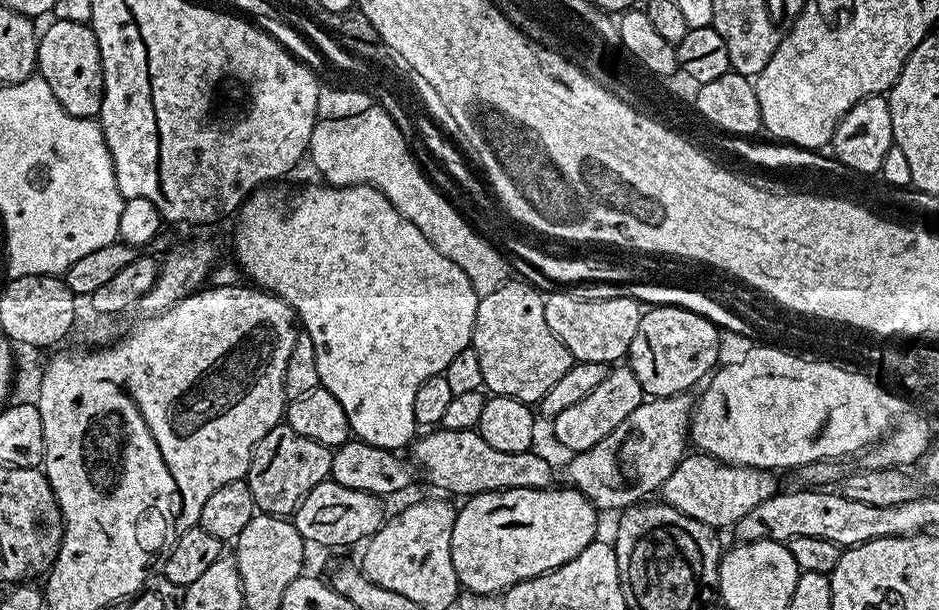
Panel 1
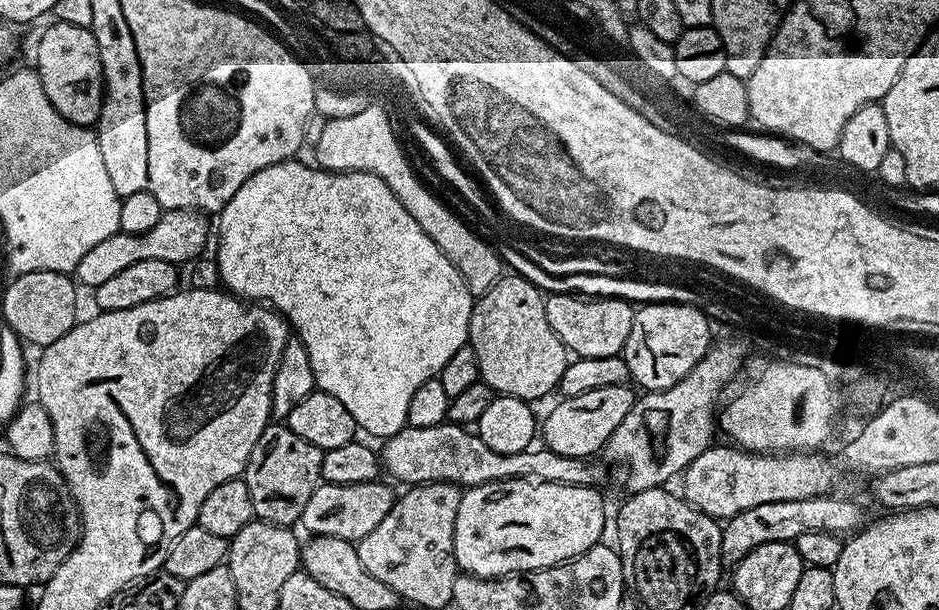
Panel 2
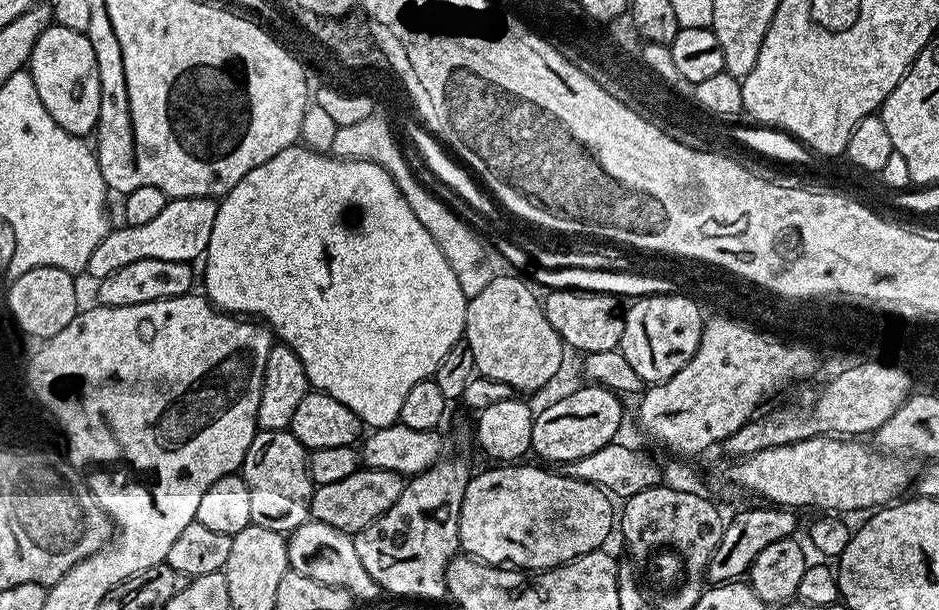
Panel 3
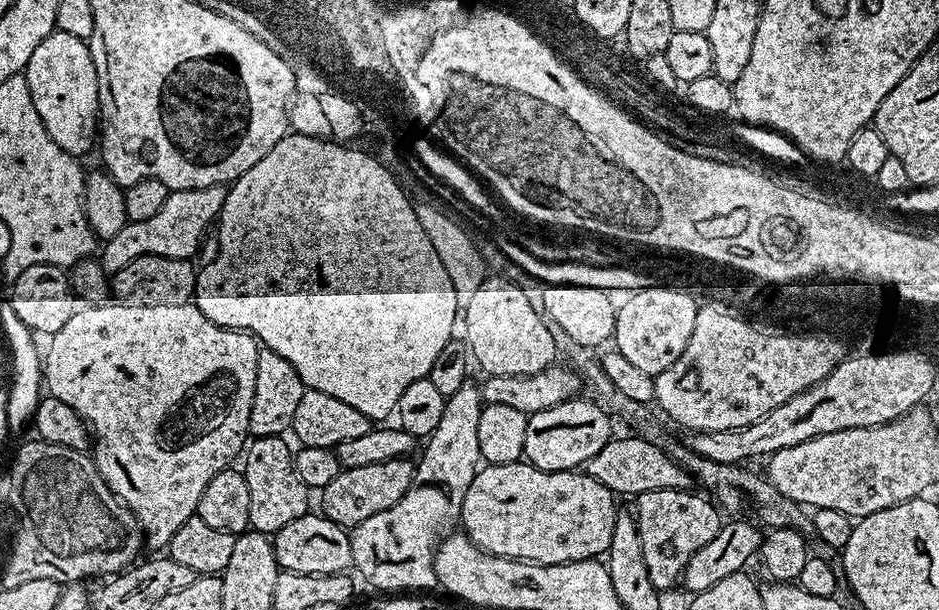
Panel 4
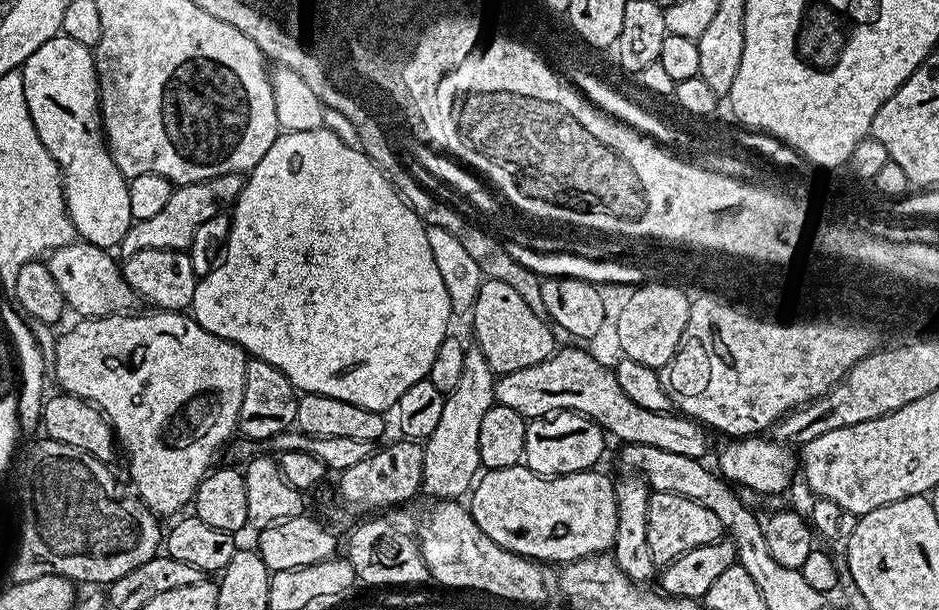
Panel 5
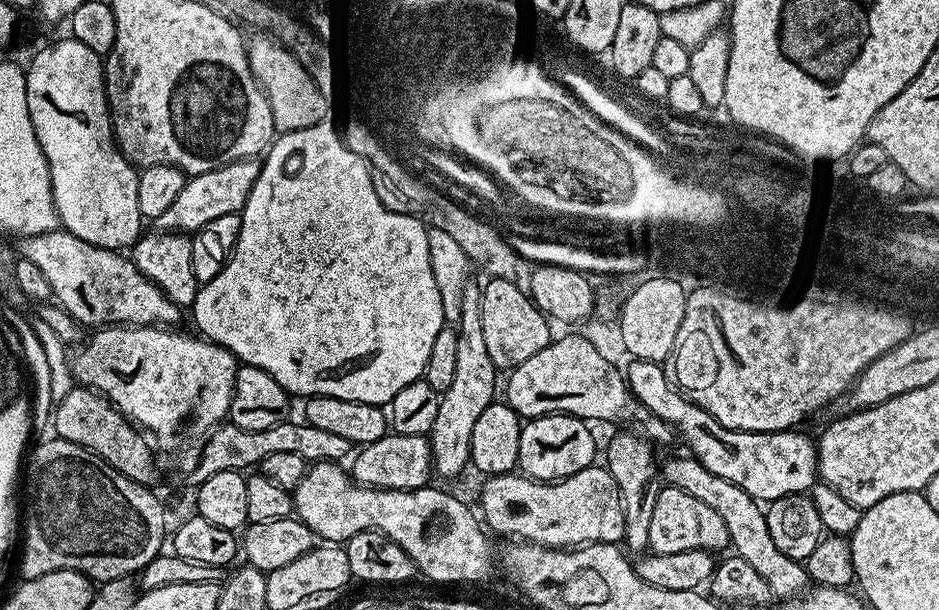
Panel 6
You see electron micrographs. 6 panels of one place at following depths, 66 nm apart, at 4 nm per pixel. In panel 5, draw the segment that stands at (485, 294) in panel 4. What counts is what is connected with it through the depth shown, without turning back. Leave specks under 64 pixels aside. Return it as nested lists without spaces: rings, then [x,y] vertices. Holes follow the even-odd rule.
[[[485,279],[478,290],[478,298],[474,302],[474,326],[472,335],[475,347],[480,349],[480,353],[490,362],[493,373],[503,374],[514,370],[526,370],[526,366],[534,366],[546,358],[550,358],[556,351],[558,345],[554,340],[554,335],[549,328],[549,321],[543,321],[537,317],[526,306],[526,301],[517,293],[513,287],[498,280]]]

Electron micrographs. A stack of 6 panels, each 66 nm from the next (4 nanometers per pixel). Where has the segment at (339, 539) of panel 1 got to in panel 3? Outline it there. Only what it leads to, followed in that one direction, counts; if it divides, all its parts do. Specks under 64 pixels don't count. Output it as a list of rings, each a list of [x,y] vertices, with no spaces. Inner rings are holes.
[[[361,467],[350,474],[350,478],[326,482],[313,491],[311,519],[326,522],[326,526],[334,526],[334,530],[355,534],[386,514],[386,510],[390,510],[390,506],[394,506],[394,502],[402,498],[405,483],[405,477],[394,470]]]

